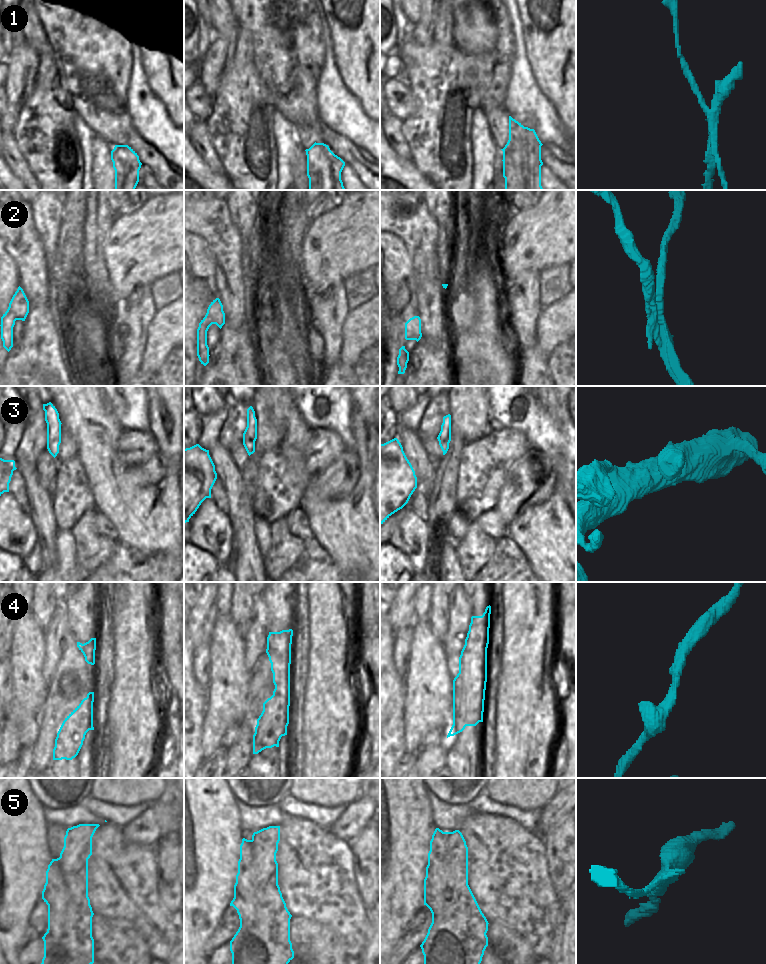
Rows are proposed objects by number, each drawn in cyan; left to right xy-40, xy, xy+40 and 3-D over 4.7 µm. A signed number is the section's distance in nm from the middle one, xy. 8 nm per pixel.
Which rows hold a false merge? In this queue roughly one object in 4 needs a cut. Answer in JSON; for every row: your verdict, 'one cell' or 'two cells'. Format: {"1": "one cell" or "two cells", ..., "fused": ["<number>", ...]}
{"1": "two cells", "2": "two cells", "3": "one cell", "4": "one cell", "5": "two cells", "fused": ["1", "2", "5"]}

